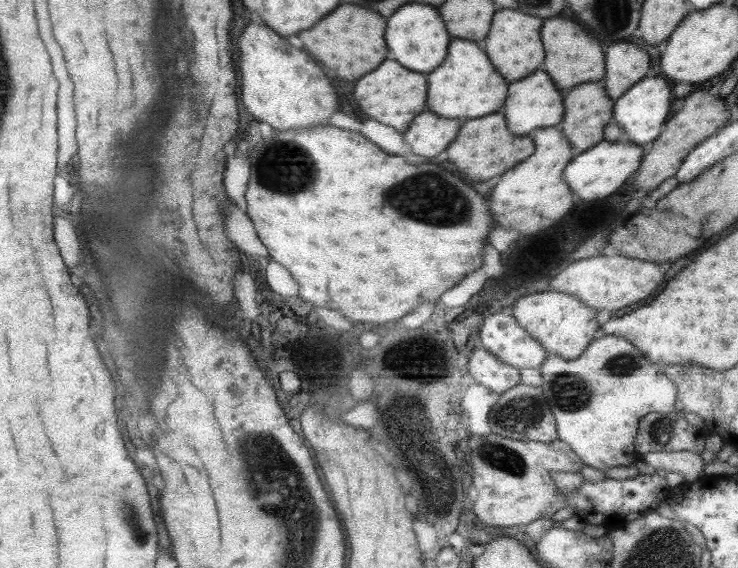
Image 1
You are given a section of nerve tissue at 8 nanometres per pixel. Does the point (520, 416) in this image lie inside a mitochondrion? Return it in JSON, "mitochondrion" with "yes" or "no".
{"mitochondrion":"yes"}

